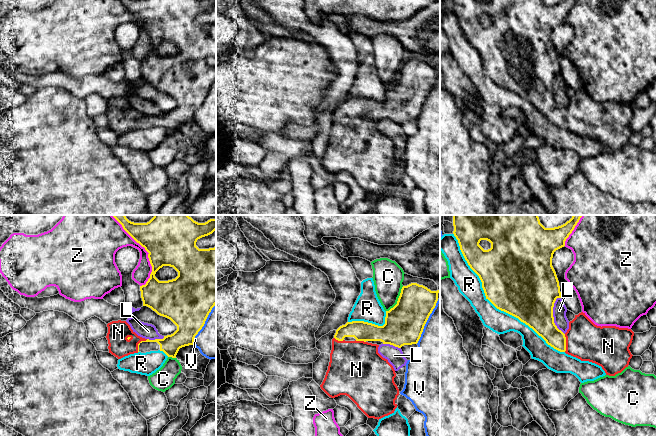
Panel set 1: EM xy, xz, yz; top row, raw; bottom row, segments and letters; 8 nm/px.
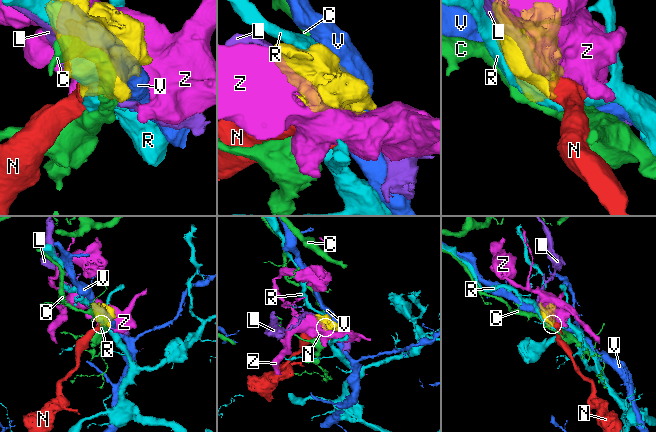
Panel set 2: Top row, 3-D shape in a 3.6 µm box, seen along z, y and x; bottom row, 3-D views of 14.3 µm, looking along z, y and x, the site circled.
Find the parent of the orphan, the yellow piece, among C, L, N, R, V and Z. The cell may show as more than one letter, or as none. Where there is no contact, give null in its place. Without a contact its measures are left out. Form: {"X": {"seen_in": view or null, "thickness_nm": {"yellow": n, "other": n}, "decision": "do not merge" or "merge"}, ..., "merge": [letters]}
{"C": {"seen_in": "xz", "thickness_nm": {"yellow": 320, "other": 240}, "decision": "do not merge"}, "L": {"seen_in": "yz", "thickness_nm": {"yellow": 420, "other": 110}, "decision": "do not merge"}, "N": {"seen_in": "yz", "thickness_nm": {"yellow": 190, "other": 300}, "decision": "merge"}, "R": {"seen_in": "yz", "thickness_nm": {"yellow": 500, "other": 190}, "decision": "do not merge"}, "V": {"seen_in": "xz", "thickness_nm": {"yellow": 320, "other": 360}, "decision": "do not merge"}, "Z": {"seen_in": "xy", "thickness_nm": {"yellow": 340, "other": 140}, "decision": "do not merge"}, "merge": ["N"]}

